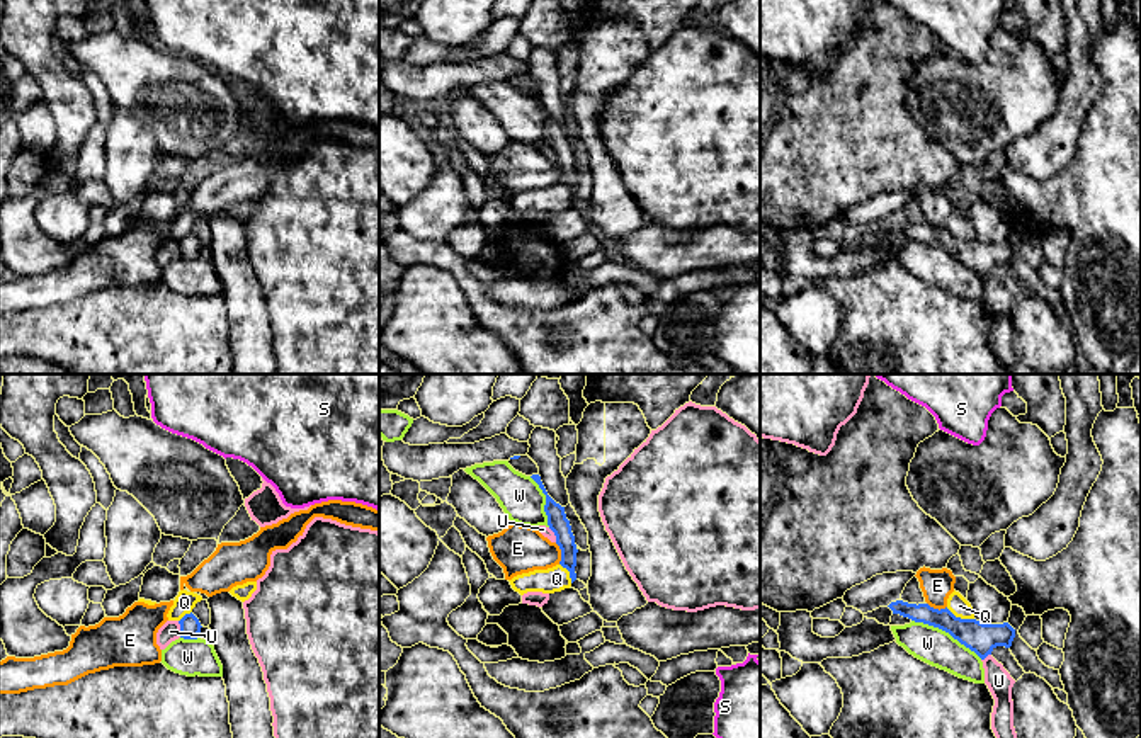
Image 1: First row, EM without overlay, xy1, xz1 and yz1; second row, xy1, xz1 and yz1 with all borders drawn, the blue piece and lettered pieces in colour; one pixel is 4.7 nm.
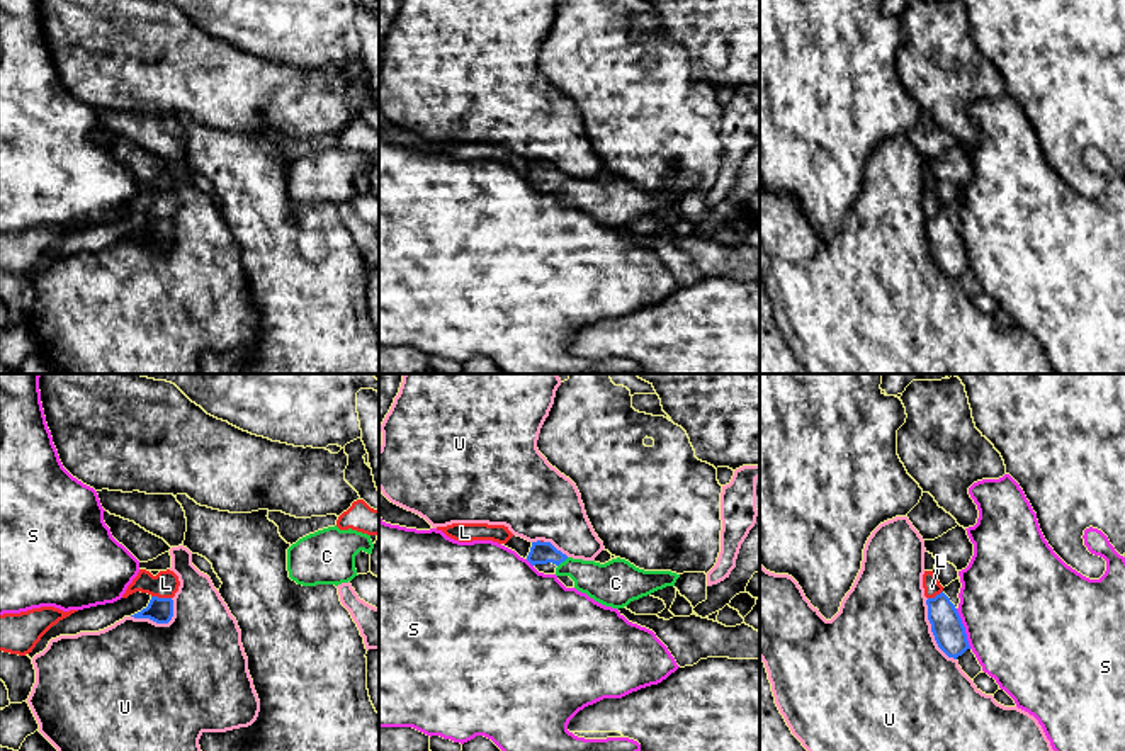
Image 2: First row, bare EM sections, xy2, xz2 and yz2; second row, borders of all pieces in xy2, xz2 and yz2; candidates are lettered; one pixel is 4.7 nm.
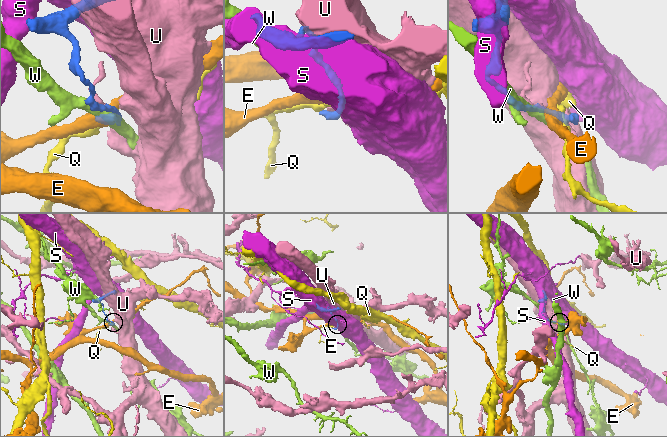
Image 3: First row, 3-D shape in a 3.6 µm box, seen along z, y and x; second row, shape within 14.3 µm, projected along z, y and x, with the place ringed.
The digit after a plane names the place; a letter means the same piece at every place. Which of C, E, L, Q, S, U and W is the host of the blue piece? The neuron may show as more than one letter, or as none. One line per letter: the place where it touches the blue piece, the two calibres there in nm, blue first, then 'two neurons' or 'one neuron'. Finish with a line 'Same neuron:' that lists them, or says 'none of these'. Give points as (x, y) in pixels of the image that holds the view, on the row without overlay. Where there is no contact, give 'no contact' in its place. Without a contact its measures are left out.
C: contact xz2 (563, 180); calibres 110 and 200 nm; one neuron
E: contact xz1 (561, 172); calibres 100 and 220 nm; two neurons
L: contact xy2 (162, 218); calibres 120 and 120 nm; two neurons
Q: contact yz1 (959, 237); calibres 140 and 90 nm; two neurons
S: contact yz2 (964, 248); calibres 150 and 500 nm; two neurons
U: contact yz2 (932, 250); calibres 150 and 500 nm; two neurons
W: contact yz1 (947, 250); calibres 140 and 170 nm; two neurons
Same neuron: C

